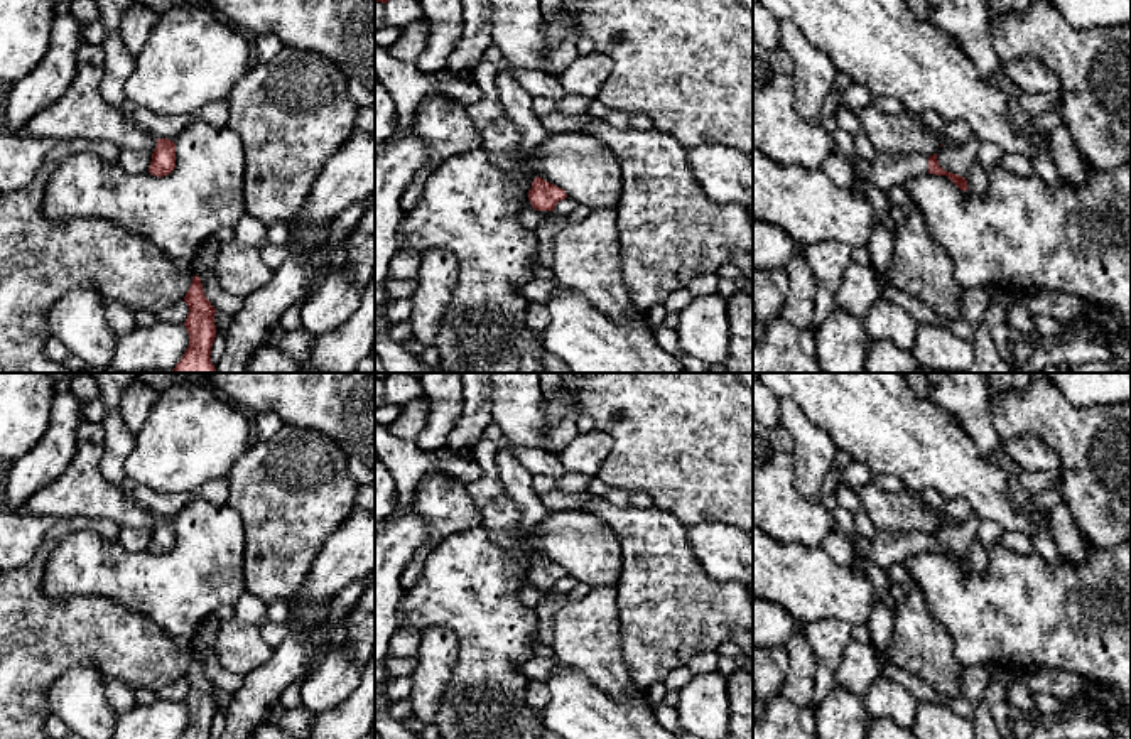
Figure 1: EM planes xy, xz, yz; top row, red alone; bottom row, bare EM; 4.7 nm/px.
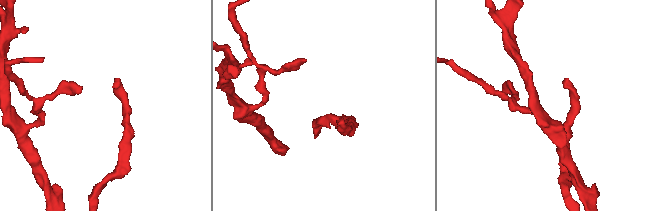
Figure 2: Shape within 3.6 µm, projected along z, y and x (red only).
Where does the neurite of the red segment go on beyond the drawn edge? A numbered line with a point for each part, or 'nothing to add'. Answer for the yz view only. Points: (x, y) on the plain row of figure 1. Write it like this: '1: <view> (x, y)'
1: yz (887, 547)

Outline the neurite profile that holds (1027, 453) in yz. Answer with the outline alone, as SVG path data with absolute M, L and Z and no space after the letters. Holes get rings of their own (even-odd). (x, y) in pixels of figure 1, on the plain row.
M1021 435L1004 442L1009 464L1018 471L1052 472L1058 469L1060 457L1042 439Z

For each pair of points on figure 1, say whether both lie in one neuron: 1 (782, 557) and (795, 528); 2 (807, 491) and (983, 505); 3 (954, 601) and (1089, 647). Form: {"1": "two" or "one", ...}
{"1": "two", "2": "two", "3": "one"}

